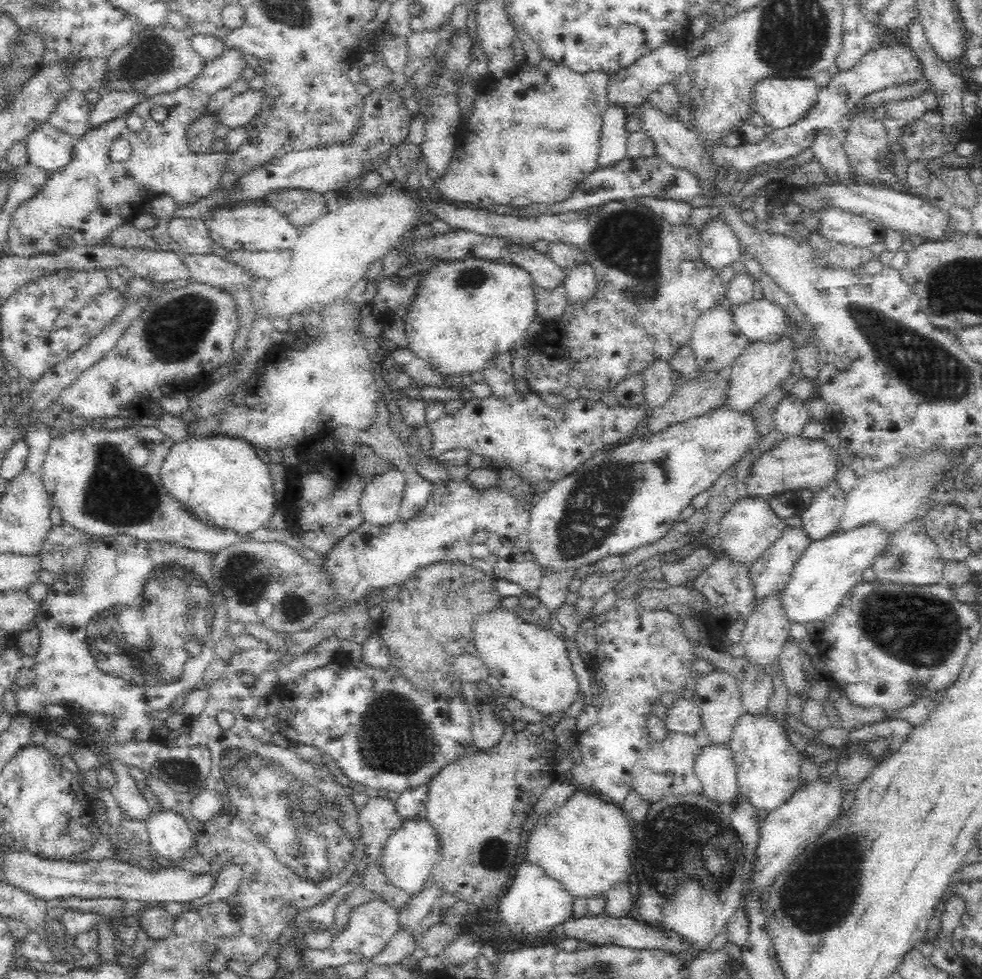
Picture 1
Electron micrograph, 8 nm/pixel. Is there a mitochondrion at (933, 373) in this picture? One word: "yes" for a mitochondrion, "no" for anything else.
yes

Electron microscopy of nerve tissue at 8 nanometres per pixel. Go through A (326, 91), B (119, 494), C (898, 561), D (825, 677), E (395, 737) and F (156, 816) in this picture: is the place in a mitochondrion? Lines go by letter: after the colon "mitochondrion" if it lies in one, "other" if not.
A: other
B: mitochondrion
C: mitochondrion
D: other
E: mitochondrion
F: other

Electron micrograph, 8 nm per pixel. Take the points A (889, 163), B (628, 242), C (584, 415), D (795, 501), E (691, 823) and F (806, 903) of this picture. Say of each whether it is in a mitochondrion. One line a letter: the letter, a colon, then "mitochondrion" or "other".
A: other
B: mitochondrion
C: other
D: mitochondrion
E: mitochondrion
F: mitochondrion

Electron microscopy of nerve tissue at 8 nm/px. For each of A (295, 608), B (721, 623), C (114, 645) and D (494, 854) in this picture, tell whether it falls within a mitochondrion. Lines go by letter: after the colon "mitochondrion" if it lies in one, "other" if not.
A: mitochondrion
B: other
C: mitochondrion
D: mitochondrion

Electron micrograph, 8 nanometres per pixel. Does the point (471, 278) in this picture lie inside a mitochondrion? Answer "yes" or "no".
yes

